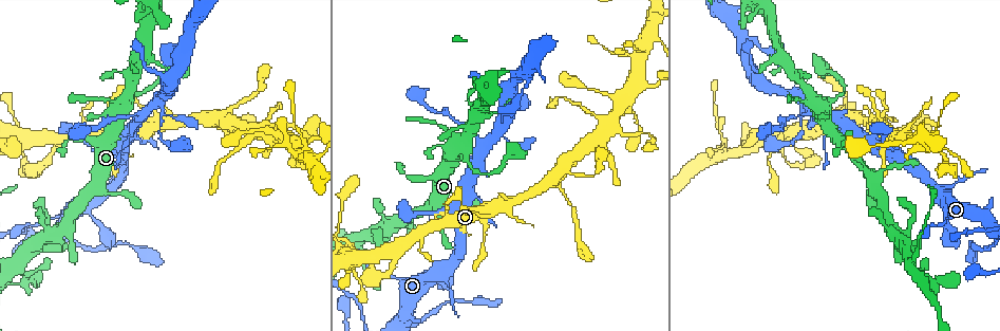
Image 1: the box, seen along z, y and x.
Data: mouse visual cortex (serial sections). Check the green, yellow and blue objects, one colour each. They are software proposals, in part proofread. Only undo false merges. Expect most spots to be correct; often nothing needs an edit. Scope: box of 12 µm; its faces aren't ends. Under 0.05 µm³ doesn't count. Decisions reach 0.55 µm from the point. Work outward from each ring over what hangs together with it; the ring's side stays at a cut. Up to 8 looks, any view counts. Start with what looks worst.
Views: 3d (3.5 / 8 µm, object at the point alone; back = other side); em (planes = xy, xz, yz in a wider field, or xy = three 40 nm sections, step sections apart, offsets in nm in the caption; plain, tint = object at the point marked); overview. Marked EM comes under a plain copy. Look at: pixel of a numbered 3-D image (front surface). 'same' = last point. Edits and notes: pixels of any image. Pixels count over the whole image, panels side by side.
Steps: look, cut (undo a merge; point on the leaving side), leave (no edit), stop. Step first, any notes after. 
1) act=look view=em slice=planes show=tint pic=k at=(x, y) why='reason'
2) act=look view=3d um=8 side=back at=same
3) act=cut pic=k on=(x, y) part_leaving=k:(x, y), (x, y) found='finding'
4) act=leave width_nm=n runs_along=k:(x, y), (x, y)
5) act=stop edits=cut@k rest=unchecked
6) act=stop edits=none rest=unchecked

act=look view=3d um=3.5 side=back pic=1 at=(353, 237)

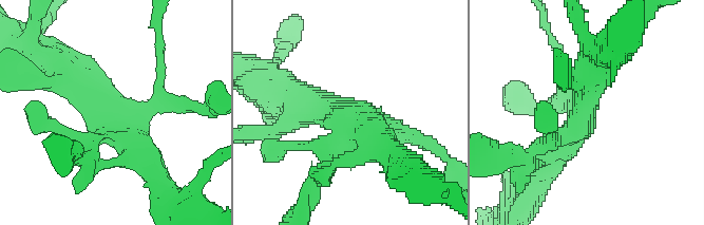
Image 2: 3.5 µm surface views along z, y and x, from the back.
act=look view=em slice=xy step=3 show=tint pic=2 at=(347, 110) arms=4 arm_widths_nm=200,250,450,450

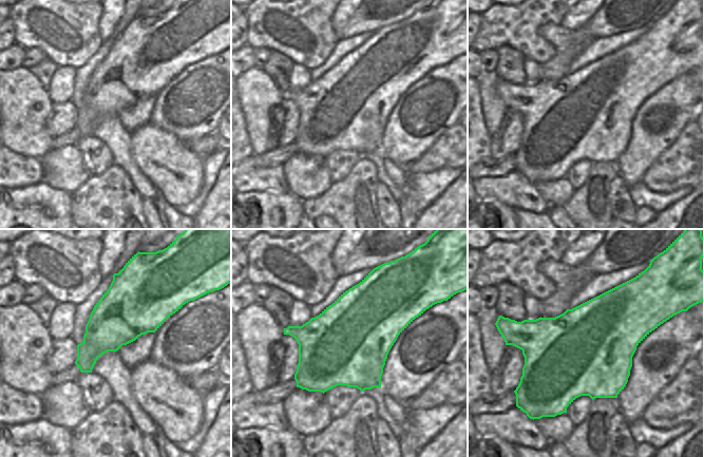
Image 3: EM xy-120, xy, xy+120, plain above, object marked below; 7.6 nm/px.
act=leave runs_along=2:(57, 62), (148, 160) found='one cell here'

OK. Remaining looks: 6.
act=look view=3d um=8 pic=1 at=(161, 122) why='three arms meet'

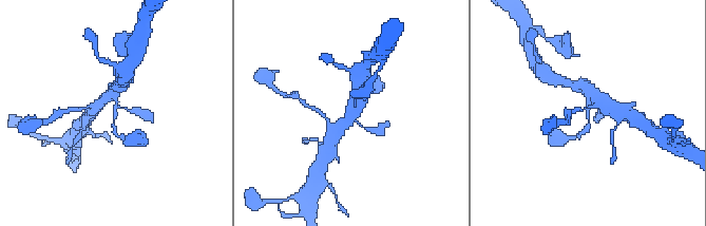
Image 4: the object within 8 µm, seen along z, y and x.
act=look view=em slice=xy step=1 show=tint pic=4 at=(115, 115)

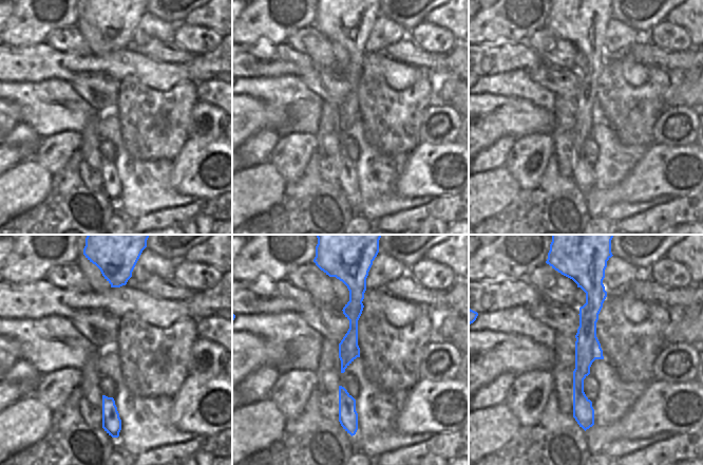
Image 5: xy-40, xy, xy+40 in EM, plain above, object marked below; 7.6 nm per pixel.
act=leave width_nm=160 runs_along=4:(595, 95), (589, 97), (588, 127), (577, 136) found='continuous, no second cell'

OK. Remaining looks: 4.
act=look view=3d um=3.5 pic=1 at=(769, 158) why='thin neck'

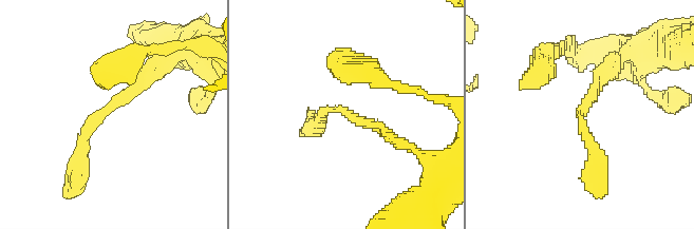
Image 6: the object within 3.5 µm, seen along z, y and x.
act=look view=em slice=xy step=2 show=tint pic=6 at=(92, 117) arm_widths_nm=200,300

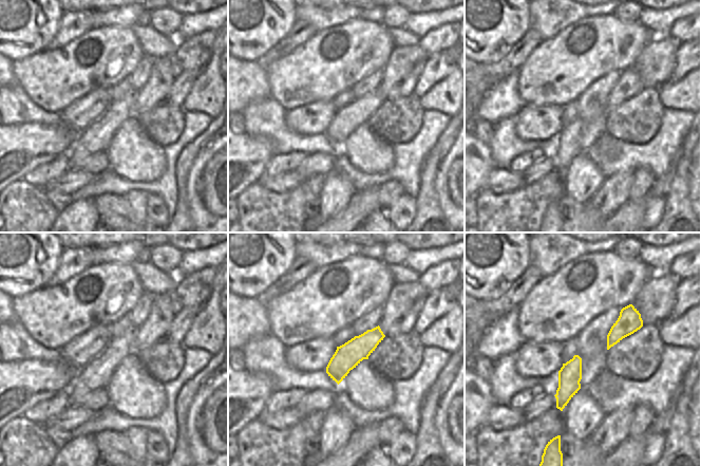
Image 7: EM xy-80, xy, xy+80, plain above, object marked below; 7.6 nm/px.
act=look view=em slice=xy step=5 show=tint at=same why='another direction'

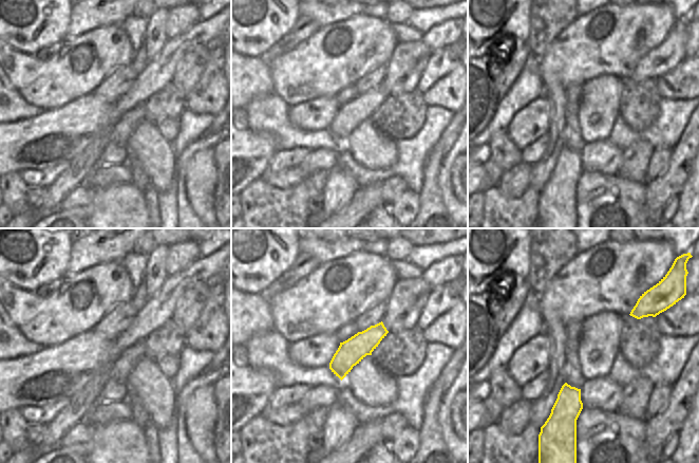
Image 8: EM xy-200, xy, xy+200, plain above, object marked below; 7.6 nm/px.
act=leave runs_along=6:(148, 79), (87, 125), (76, 179) found='one cell here'

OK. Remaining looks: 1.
act=stop edits=none rest=unchecked

